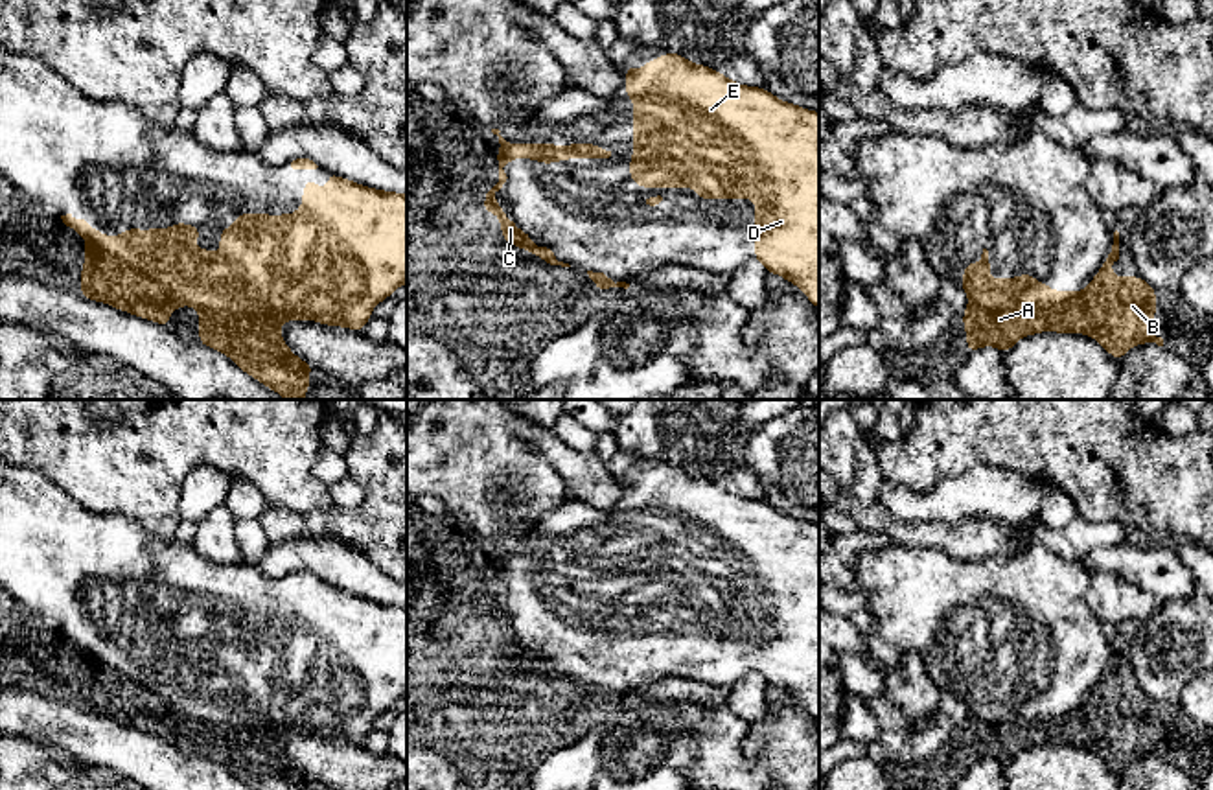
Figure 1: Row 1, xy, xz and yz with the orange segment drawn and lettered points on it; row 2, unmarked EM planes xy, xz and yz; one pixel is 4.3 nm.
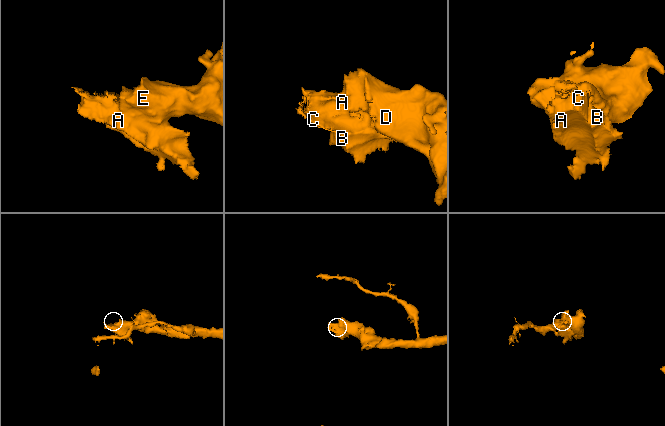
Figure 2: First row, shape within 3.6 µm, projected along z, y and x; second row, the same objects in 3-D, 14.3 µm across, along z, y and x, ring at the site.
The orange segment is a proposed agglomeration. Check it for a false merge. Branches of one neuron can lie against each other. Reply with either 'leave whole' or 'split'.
leave whole

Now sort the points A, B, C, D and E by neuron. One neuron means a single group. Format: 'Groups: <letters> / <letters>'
Groups: A B C D E

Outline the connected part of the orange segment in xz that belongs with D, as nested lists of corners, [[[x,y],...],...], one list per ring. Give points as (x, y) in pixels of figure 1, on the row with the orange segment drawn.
[[[666,52],[650,59],[641,70],[626,66],[626,96],[633,101],[633,155],[630,158],[630,179],[639,188],[694,188],[698,199],[753,199],[755,201],[755,260],[769,274],[779,274],[795,284],[819,309],[819,112],[779,99],[766,88],[740,85],[718,70],[696,64],[679,53]]]

